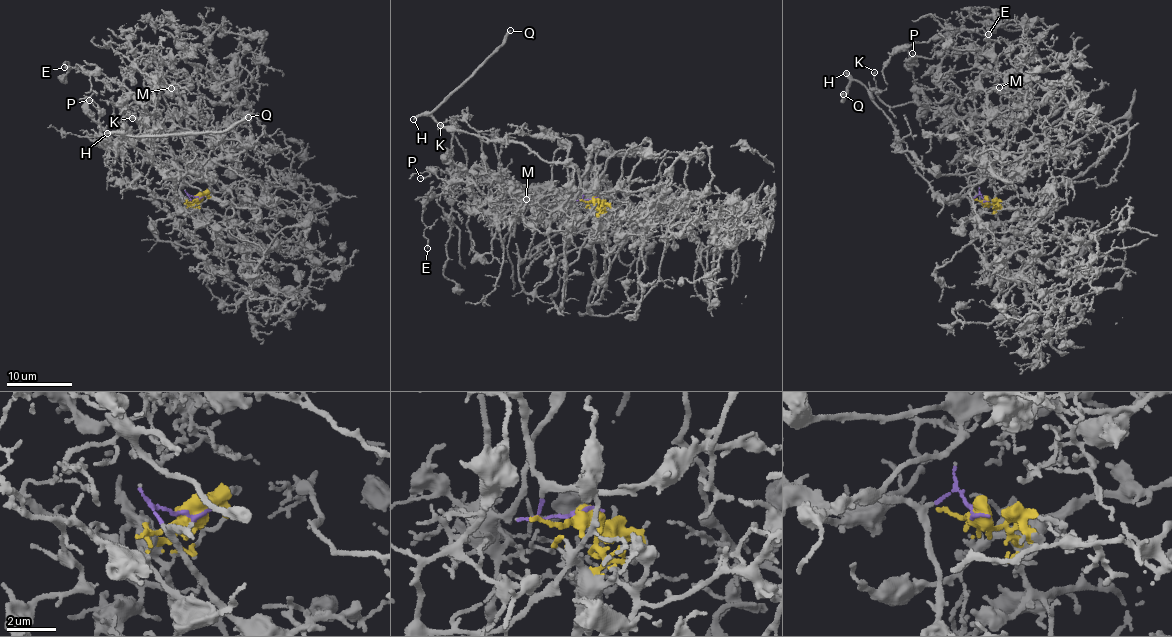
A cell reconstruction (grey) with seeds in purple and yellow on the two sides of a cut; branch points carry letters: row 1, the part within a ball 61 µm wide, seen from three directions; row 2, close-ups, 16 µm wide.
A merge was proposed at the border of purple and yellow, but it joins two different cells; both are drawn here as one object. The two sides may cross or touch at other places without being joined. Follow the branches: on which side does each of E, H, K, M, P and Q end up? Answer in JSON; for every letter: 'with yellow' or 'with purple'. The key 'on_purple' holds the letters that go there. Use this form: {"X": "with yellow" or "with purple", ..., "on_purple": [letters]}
{"E": "with yellow", "H": "with purple", "K": "with purple", "M": "with yellow", "P": "with yellow", "Q": "with purple", "on_purple": ["H", "K", "Q"]}

